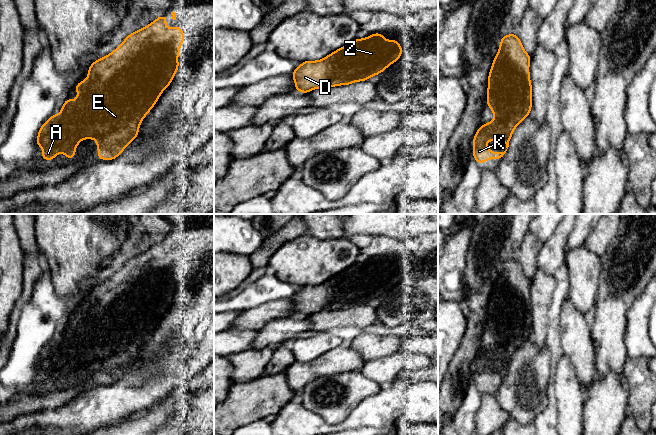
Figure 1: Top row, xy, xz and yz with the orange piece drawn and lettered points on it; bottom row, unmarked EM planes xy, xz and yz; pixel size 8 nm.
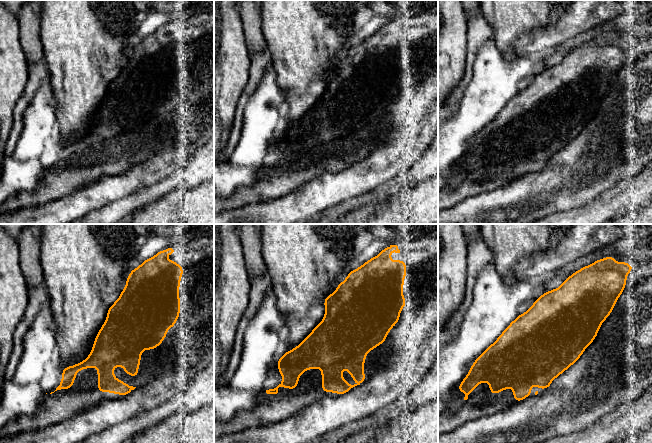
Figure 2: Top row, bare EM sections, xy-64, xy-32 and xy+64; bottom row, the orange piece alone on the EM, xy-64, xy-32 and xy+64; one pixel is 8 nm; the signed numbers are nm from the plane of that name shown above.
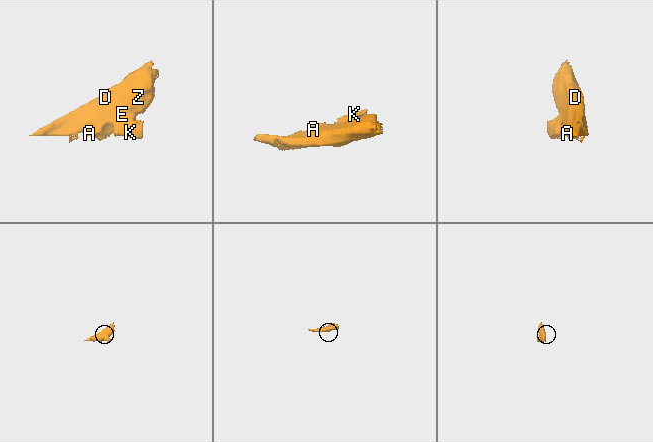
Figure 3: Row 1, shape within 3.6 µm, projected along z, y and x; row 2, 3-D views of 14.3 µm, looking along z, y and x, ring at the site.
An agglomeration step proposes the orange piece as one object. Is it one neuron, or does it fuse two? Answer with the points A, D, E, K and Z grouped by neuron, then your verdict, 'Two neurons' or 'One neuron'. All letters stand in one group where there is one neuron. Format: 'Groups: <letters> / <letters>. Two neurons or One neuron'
Groups: A D E K Z. One neuron

